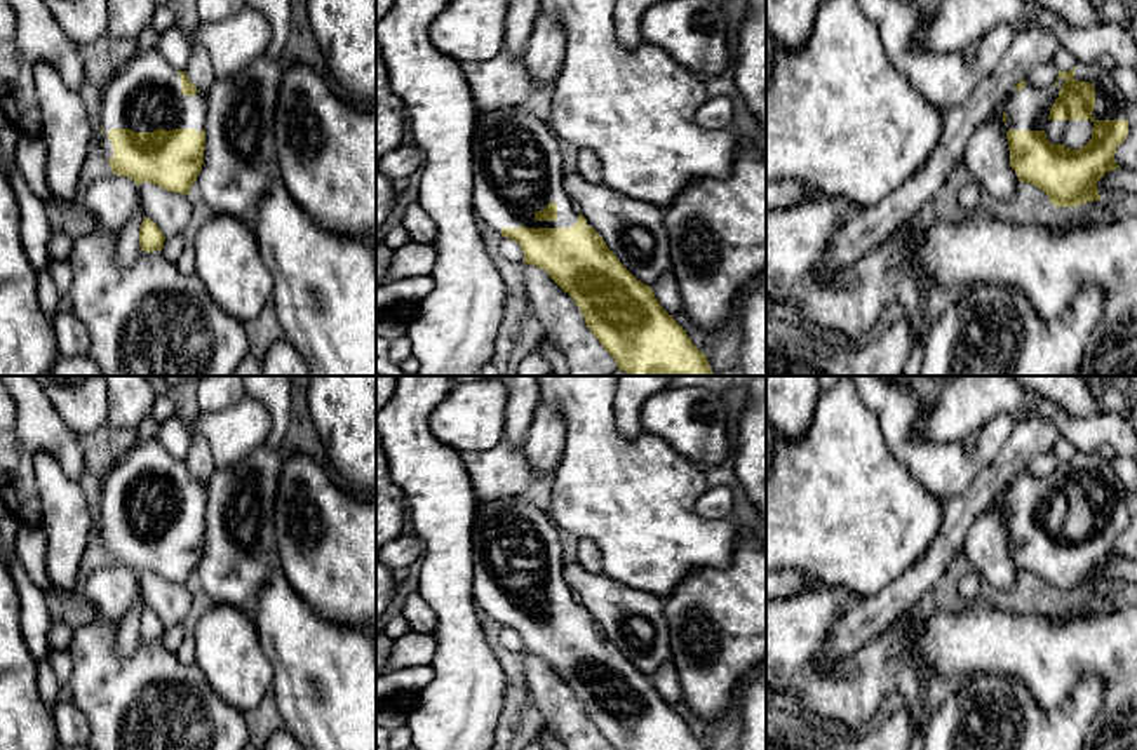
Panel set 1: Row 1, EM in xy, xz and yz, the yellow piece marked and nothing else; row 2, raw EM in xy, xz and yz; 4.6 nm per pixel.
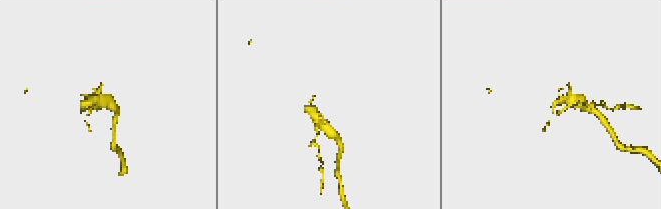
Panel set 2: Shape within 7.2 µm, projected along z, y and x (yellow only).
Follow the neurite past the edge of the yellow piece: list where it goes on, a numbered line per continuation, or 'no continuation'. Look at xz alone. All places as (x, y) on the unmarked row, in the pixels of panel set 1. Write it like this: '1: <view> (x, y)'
1: xz (518, 557)

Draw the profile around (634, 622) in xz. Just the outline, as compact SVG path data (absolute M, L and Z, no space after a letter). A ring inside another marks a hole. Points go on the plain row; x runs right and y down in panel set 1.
M568 546L562 576L566 585L582 597L587 613L637 670L653 675L670 661L670 628L663 614L663 599L618 586L602 573L589 573L576 562L571 546Z

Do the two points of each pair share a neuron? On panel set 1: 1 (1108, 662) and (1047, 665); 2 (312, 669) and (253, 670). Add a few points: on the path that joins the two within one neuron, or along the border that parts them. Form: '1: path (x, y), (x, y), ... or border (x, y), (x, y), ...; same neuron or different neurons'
1: path (1092, 662), (1062, 662); same neuron
2: border (256, 632), (272, 669), (272, 689); different neurons

